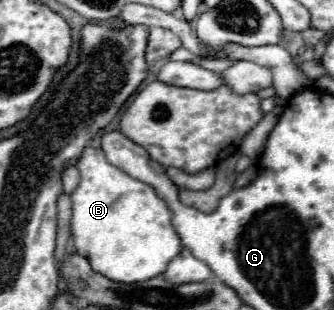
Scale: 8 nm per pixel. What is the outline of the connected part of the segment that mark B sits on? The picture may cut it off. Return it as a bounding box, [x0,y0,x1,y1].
[72,147,182,283]

